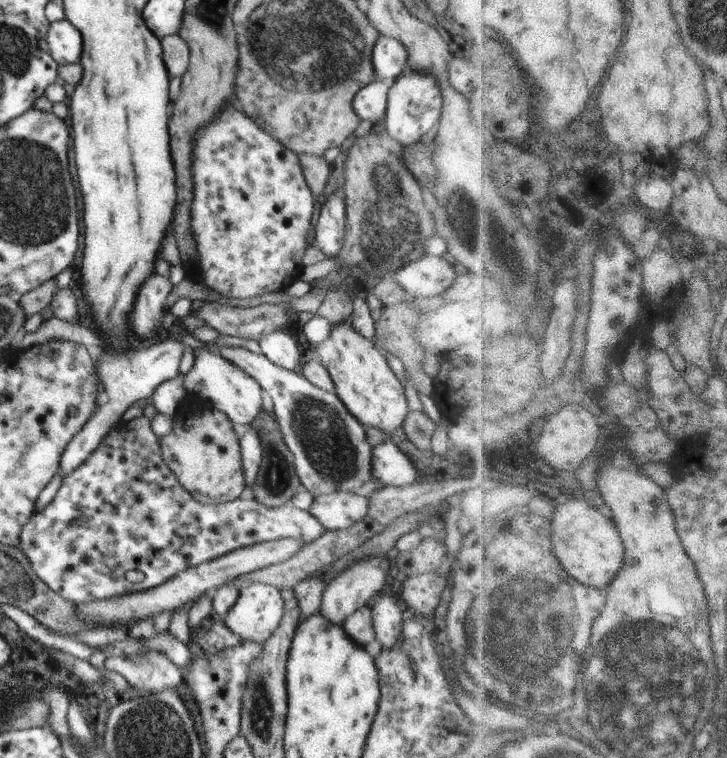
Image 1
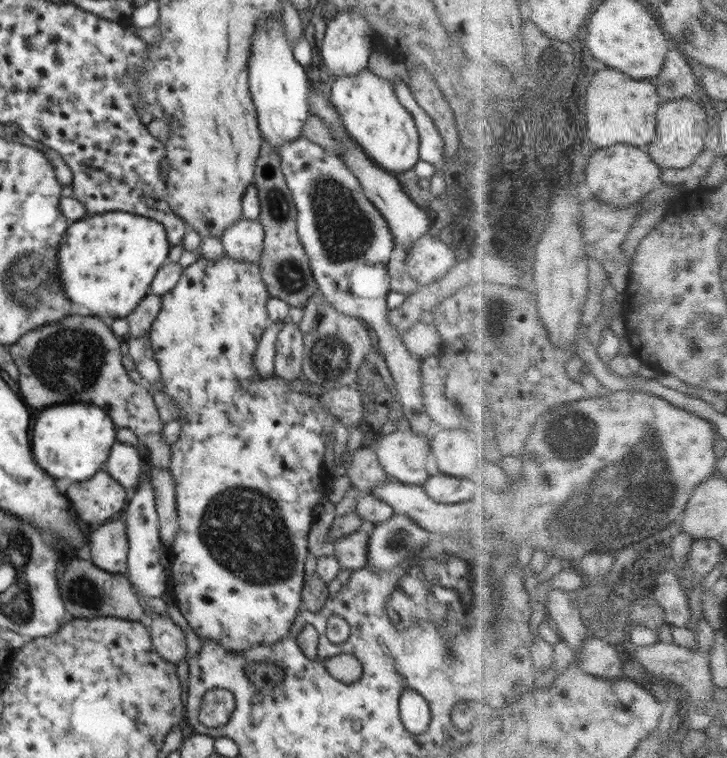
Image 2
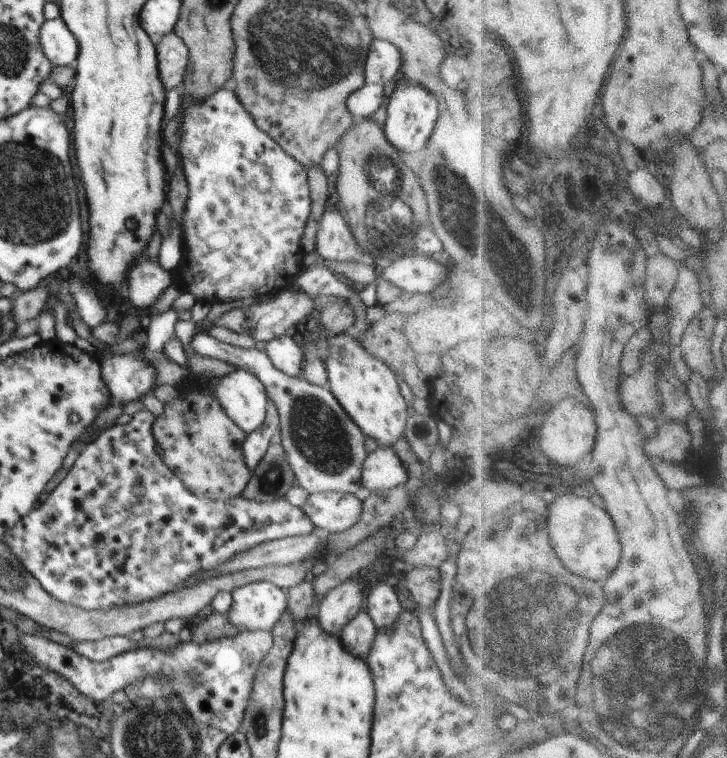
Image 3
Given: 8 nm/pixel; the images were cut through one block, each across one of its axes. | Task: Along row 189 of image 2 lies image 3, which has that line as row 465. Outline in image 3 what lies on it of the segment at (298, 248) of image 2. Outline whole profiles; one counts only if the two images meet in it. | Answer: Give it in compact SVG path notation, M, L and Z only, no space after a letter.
M272 444L268 446L266 454L256 466L256 470L252 473L242 496L256 502L272 502L272 500L277 498L284 499L288 490L295 484L296 478L292 468L290 468L290 462L288 462L288 456L286 456L283 446L281 444Z

